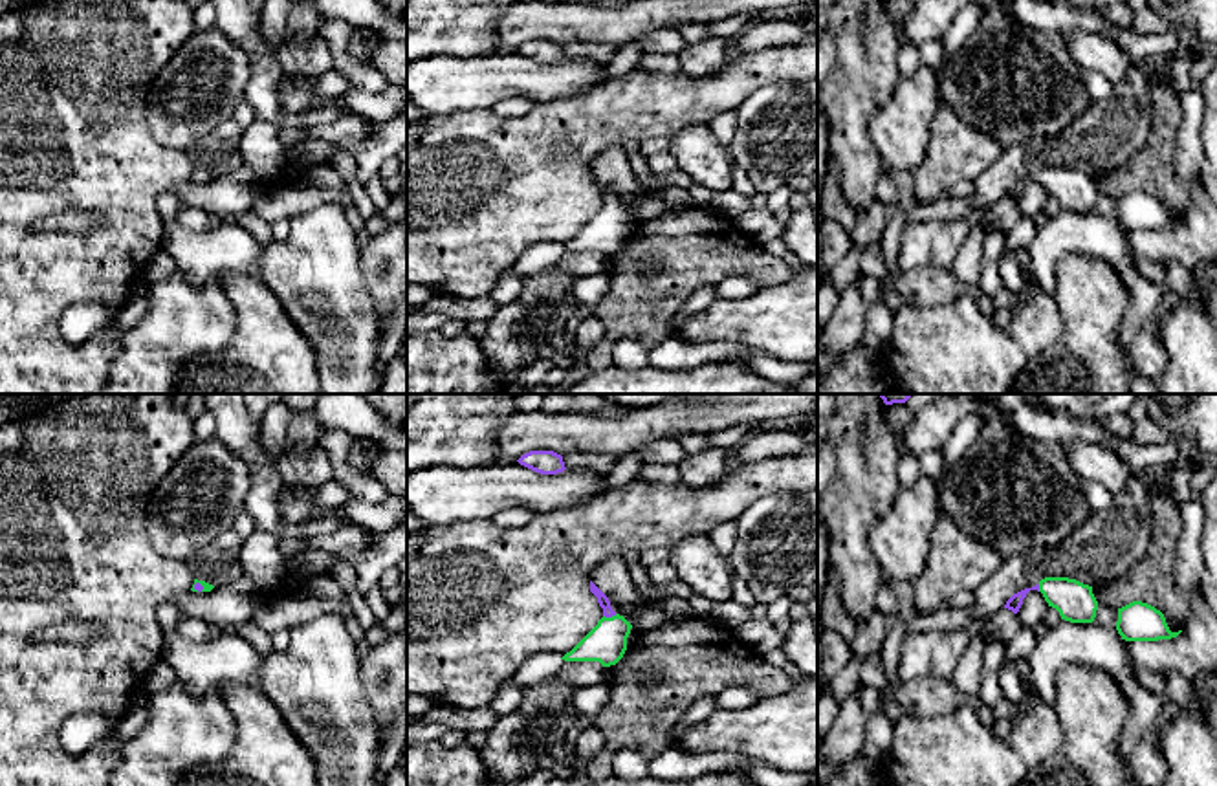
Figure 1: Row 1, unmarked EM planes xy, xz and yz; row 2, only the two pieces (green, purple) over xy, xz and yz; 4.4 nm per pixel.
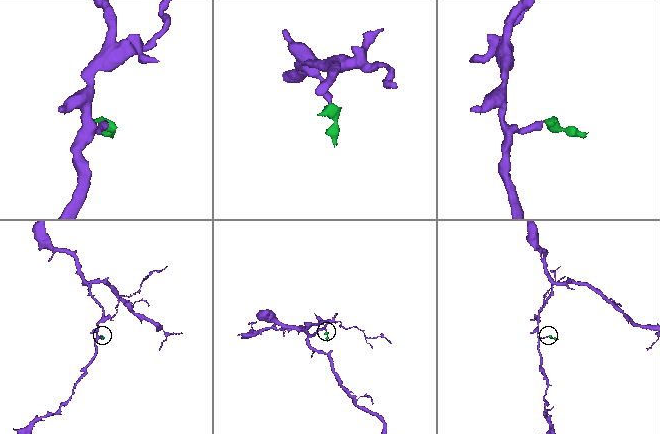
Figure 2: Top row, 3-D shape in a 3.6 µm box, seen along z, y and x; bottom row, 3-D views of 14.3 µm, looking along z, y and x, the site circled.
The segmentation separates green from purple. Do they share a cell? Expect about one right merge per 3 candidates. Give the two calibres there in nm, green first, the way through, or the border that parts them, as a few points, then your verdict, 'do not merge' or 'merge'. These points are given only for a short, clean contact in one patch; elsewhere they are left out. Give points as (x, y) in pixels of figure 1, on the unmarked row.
180 nm thick on the green side, 50 nm on the other; runs through xz (607, 231), (609, 207), (603, 191); merge

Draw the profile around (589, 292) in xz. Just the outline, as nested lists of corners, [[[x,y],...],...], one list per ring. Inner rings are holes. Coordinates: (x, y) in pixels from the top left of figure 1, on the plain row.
[[[607,271],[590,277],[577,277],[574,282],[574,295],[579,306],[596,310],[608,288],[610,277]]]

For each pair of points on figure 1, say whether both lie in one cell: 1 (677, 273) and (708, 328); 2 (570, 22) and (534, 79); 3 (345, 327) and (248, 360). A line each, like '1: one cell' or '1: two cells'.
1: two cells
2: two cells
3: two cells

